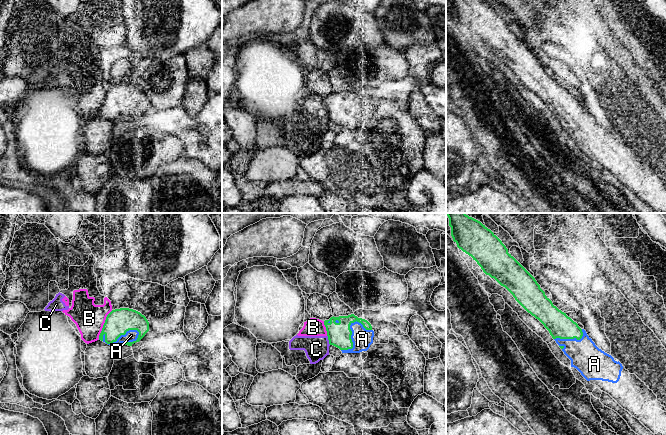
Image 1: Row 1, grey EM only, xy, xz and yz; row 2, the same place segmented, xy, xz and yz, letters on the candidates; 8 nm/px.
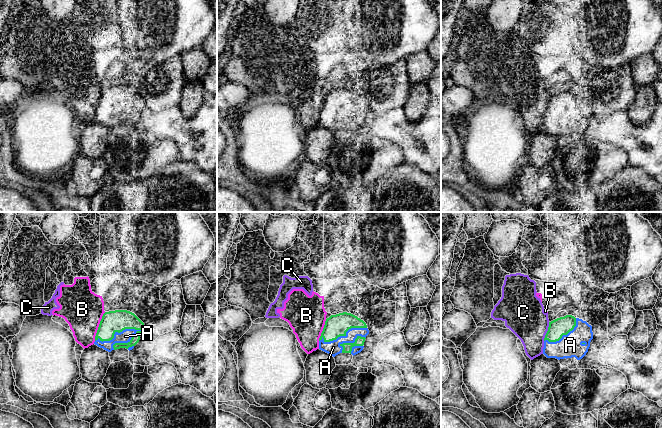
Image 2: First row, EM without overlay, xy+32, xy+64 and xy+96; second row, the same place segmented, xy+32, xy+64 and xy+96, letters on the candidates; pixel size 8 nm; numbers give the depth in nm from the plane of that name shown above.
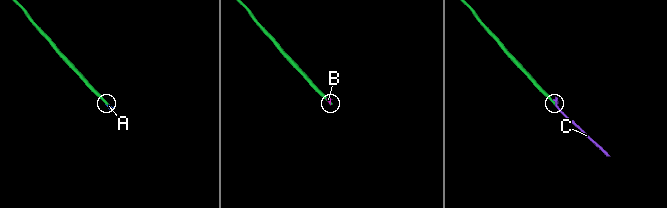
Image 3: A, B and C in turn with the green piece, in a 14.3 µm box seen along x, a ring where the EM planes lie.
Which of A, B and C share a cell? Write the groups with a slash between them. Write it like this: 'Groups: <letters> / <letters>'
Groups: A / B C

